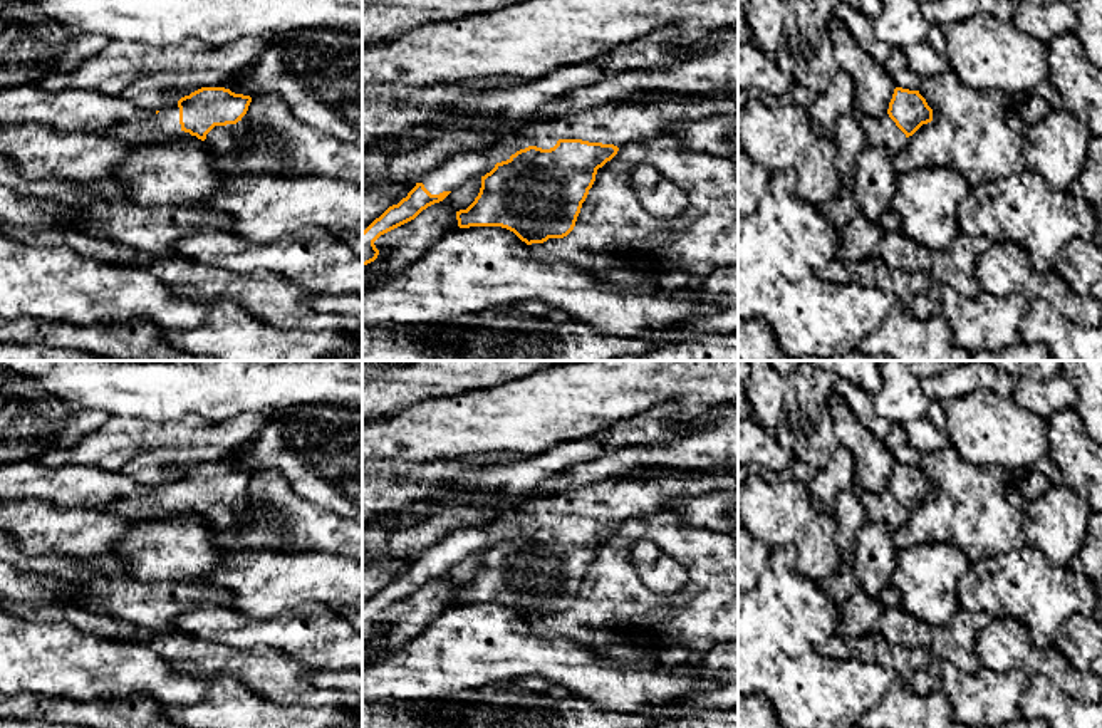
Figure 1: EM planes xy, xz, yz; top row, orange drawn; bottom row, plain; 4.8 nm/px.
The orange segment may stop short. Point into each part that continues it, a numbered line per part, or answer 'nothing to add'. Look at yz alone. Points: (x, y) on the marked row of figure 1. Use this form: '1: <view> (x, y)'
1: yz (881, 131)

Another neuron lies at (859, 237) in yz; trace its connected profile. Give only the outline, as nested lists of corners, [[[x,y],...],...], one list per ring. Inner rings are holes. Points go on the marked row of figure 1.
[[[860,211],[840,230],[837,258],[867,267],[876,255],[876,247],[884,237],[877,221],[869,220]]]

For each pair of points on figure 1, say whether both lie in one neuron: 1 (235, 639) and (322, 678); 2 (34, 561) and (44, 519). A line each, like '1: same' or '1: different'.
1: different
2: different

